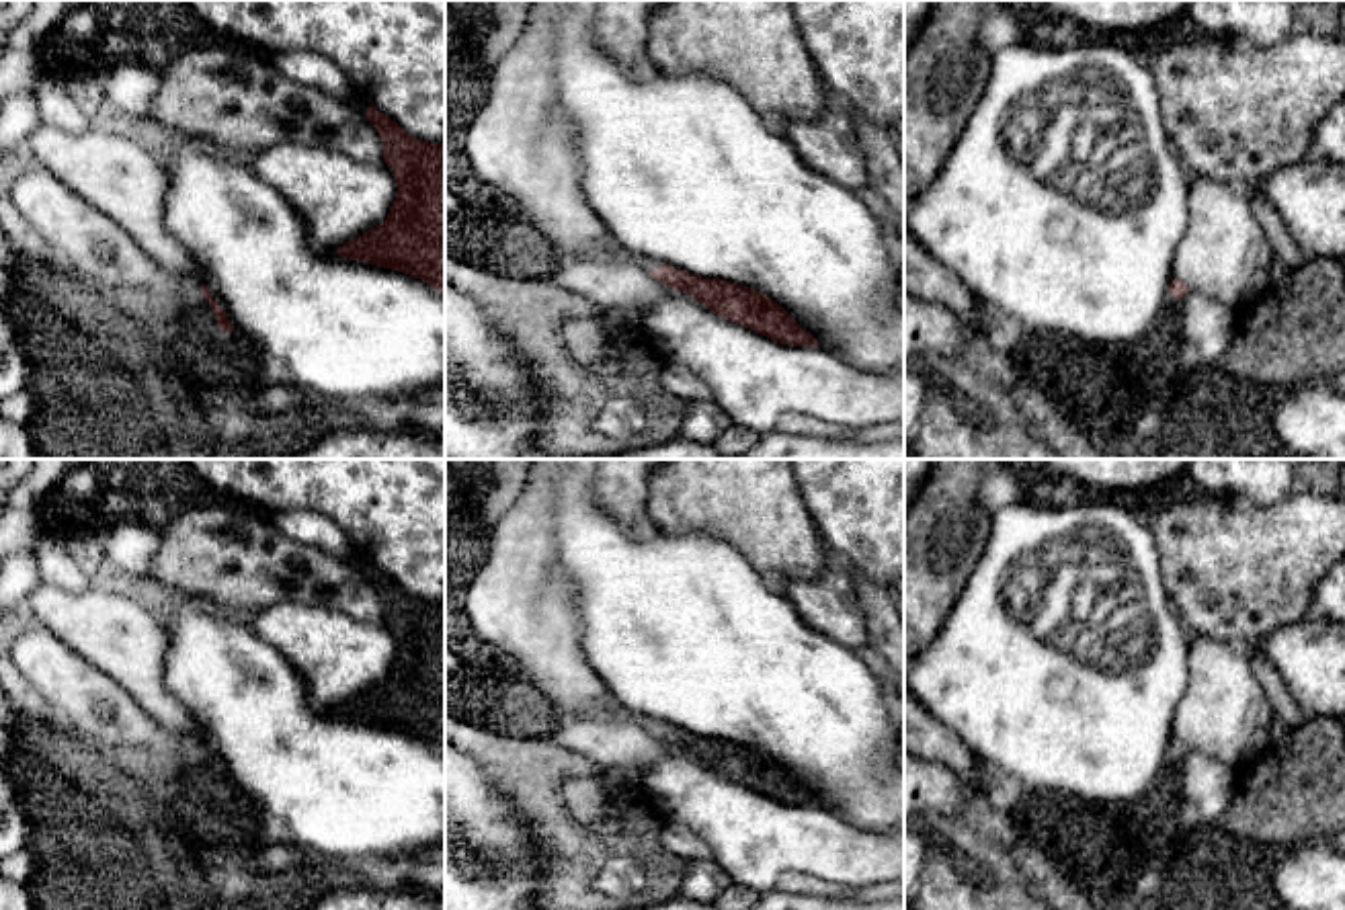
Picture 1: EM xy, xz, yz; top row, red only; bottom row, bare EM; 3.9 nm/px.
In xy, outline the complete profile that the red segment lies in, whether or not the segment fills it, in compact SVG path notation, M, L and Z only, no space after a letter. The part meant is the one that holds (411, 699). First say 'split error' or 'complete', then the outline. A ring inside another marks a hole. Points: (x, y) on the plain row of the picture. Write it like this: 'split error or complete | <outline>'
complete | M373 564L365 574L383 601L383 621L394 629L398 654L383 682L336 711L349 719L400 730L445 752L445 601L412 596Z

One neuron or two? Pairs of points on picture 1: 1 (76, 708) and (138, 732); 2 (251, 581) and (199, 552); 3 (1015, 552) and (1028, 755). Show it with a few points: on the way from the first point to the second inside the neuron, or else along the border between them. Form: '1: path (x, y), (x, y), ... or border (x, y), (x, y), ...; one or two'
1: path (91, 708), (113, 708), (124, 718); one
2: path (238, 574), (226, 574), (212, 560); one
3: path (991, 603), (991, 677), (1017, 704); one

